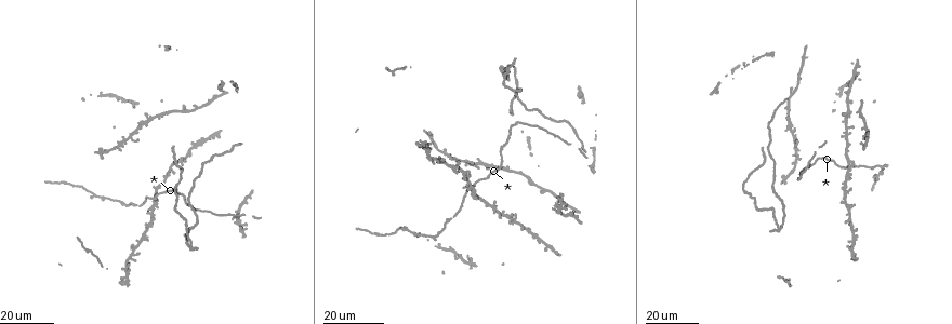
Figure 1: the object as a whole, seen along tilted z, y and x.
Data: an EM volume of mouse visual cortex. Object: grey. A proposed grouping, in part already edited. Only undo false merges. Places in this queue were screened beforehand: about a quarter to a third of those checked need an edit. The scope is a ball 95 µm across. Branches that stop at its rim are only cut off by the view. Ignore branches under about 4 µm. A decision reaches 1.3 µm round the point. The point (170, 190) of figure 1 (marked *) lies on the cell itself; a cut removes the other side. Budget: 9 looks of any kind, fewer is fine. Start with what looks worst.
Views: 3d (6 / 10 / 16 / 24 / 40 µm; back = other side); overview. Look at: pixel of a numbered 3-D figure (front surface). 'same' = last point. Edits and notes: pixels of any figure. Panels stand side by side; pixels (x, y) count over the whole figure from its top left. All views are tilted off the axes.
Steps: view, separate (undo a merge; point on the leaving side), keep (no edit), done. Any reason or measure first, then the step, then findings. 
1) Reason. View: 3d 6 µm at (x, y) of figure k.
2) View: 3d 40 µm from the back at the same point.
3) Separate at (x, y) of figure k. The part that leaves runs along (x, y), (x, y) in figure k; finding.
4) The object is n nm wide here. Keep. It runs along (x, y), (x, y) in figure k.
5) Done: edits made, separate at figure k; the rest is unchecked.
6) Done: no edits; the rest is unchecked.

Two arms in line, one across. View: 3d 24 µm at (526, 176) of figure 1.

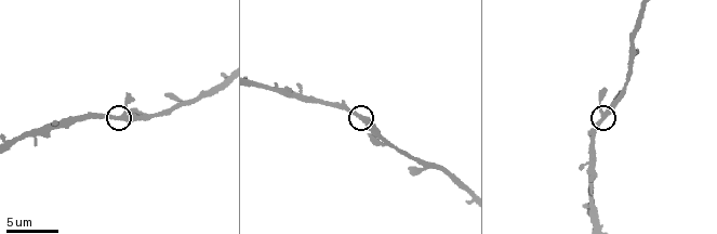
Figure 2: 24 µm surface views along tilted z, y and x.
View: 3d 10 µm at (604, 114) of figure 2.

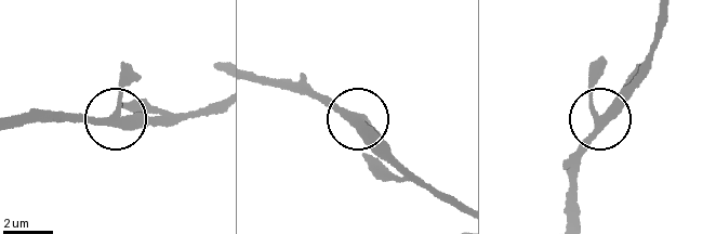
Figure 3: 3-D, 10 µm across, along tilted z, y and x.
Keep. One cell here.

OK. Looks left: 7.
View: 3d 16 µm at (847, 90) of figure 1.

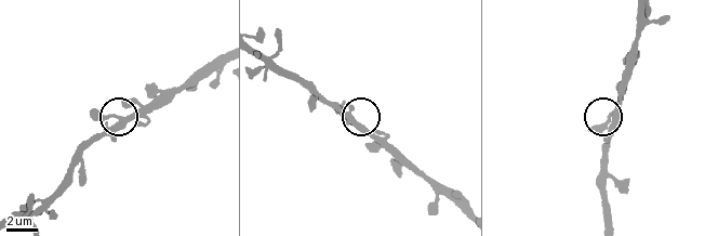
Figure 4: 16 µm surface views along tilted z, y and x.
View: 3d 6 µm at (604, 125) of figure 4.

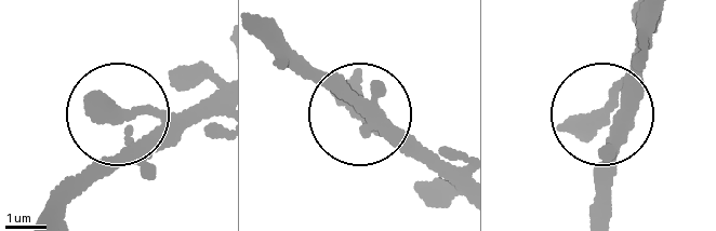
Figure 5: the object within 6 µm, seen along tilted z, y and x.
Keep. It runs along (42, 213), (80, 176), (123, 154), (124, 118), (215, 99) in figure 5; one cell here.

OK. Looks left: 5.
Small branch off a trunk. View: 3d 24 µm at (127, 282) of figure 1.

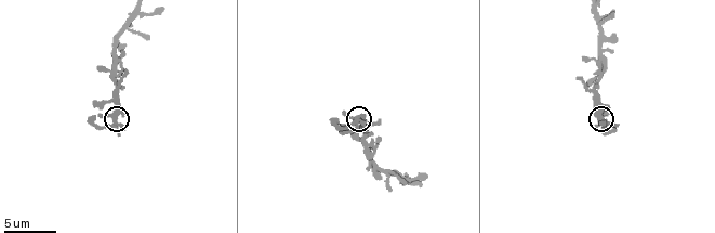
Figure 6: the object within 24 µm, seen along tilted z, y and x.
View: 3d 10 µm at (357, 123) of figure 6.

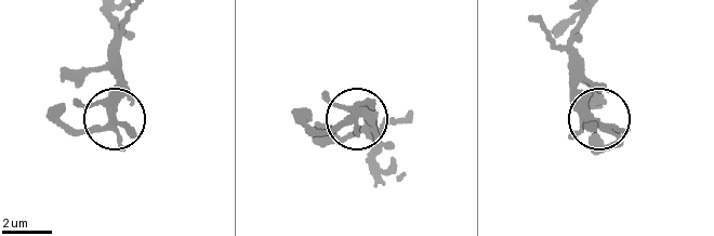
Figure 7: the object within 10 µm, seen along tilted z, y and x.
The object is 270 nm wide here. Keep. It runs along (585, 17), (572, 41), (572, 90), (615, 138), (615, 149) in figure 7; one cell here.

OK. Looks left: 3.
View: 3d 16 µm at (474, 194) of figure 1.

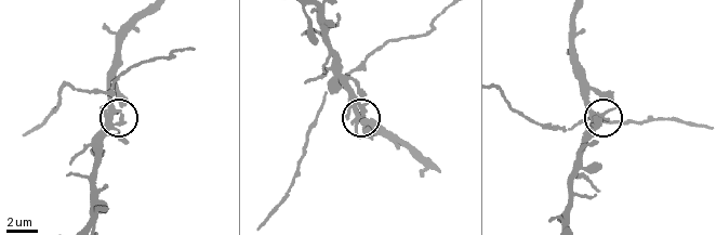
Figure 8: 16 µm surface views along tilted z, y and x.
View: 3d 10 µm at (595, 129) of figure 8.

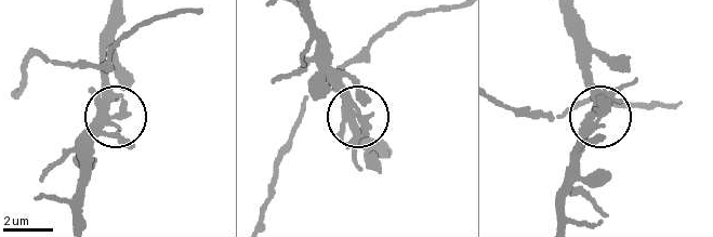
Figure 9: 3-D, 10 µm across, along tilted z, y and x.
The side arm is 98 µm long. Keep. Continuous, no second cell.

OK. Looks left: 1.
Done: no edits; the rest is unchecked.

